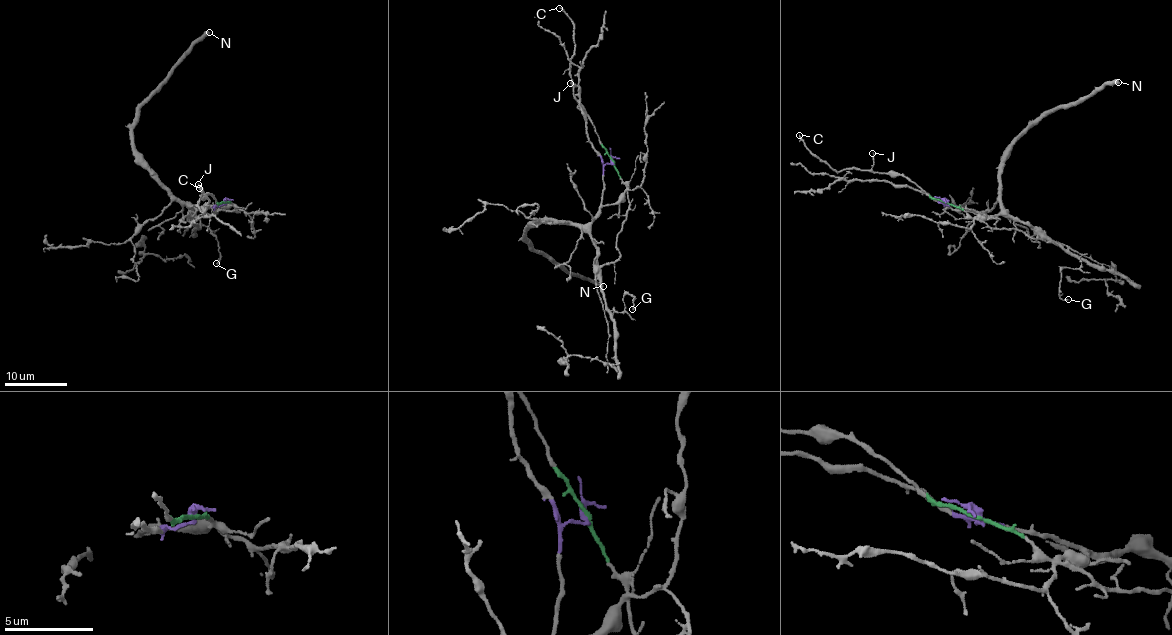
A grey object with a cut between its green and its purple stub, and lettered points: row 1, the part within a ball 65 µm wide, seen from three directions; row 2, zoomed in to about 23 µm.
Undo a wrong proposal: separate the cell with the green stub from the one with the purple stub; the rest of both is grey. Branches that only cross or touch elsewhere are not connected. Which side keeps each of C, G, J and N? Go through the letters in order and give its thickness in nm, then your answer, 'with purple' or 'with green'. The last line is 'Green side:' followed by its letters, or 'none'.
C: 220 nm | with green
G: 150 nm | with purple
J: 110 nm | with green
N: 480 nm | with purple
Green side: C, J

